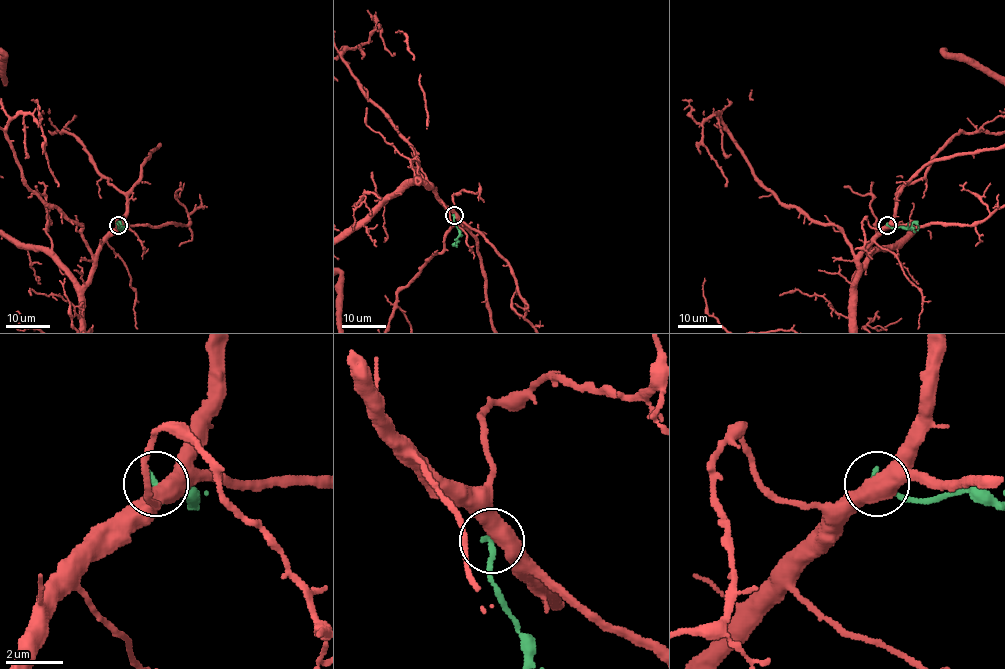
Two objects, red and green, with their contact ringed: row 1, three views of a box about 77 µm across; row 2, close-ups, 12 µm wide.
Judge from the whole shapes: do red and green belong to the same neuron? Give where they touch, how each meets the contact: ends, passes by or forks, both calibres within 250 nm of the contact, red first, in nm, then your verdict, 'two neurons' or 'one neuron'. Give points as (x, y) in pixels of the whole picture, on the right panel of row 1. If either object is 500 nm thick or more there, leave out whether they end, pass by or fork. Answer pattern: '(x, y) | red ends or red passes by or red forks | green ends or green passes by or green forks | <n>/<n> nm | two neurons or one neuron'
(887, 225) | 550/240 nm | two neurons

